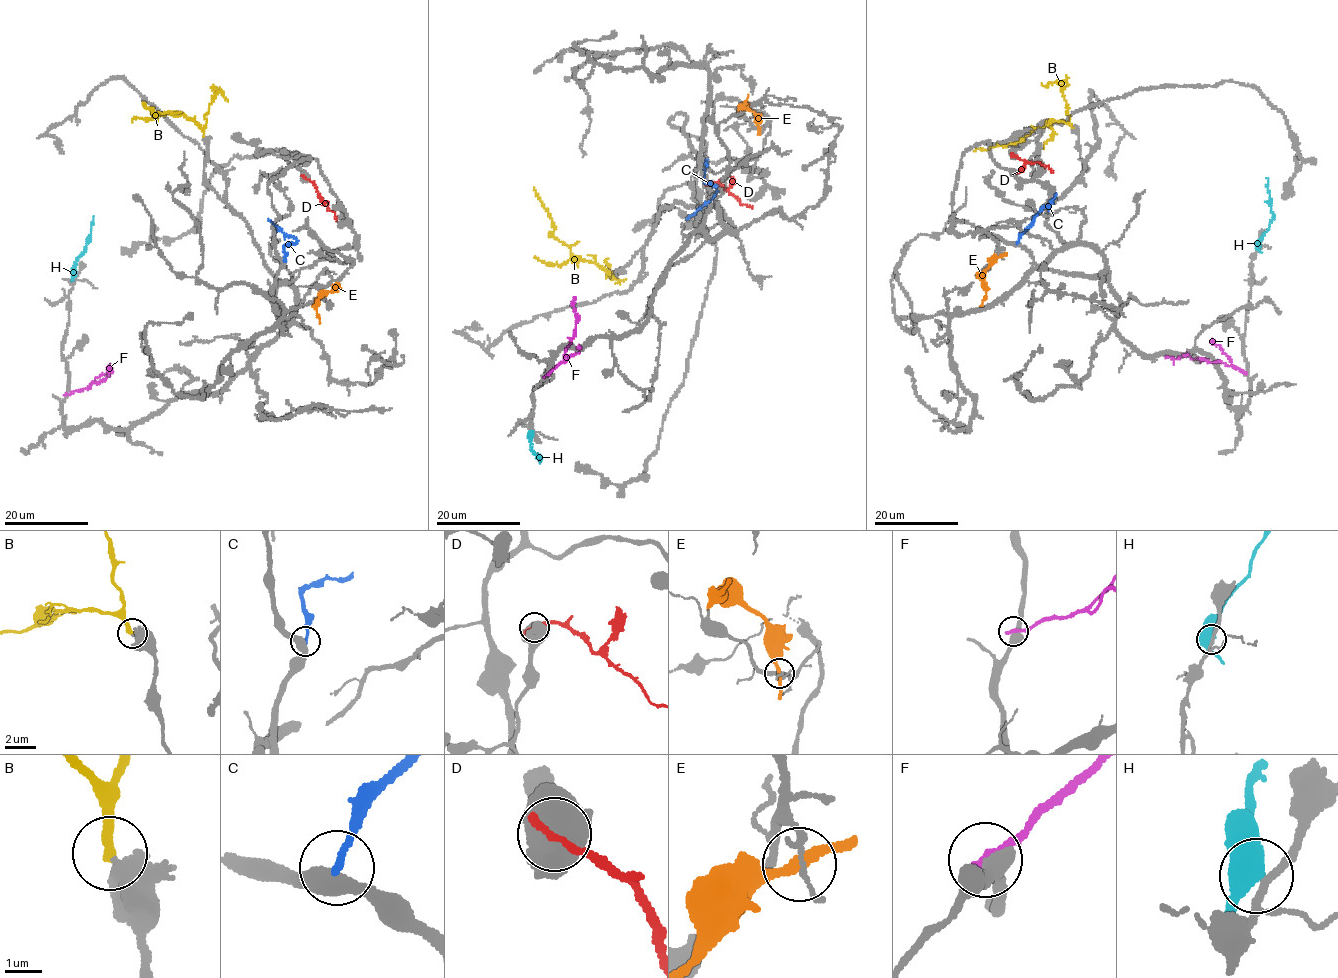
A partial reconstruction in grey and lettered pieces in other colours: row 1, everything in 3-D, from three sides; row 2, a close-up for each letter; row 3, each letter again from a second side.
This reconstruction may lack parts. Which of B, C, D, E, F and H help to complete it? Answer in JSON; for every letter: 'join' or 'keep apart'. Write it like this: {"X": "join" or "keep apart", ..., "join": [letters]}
{"B": "join", "C": "keep apart", "D": "keep apart", "E": "keep apart", "F": "keep apart", "H": "keep apart", "join": ["B"]}

